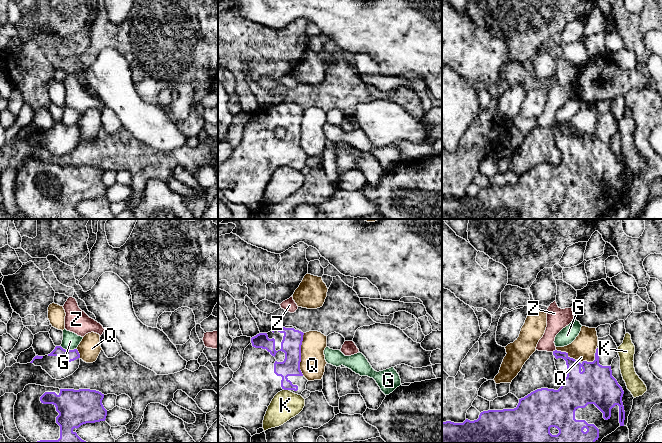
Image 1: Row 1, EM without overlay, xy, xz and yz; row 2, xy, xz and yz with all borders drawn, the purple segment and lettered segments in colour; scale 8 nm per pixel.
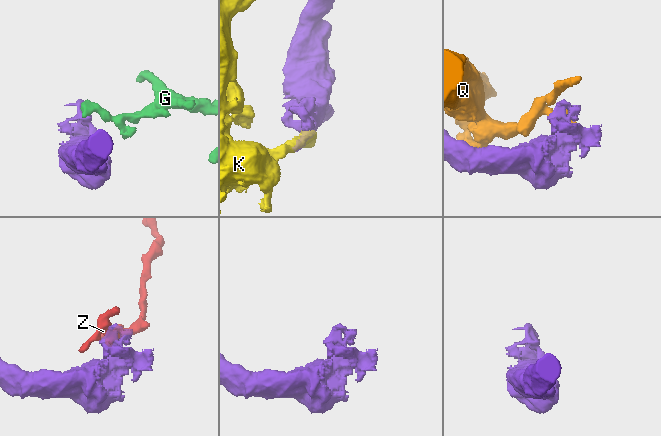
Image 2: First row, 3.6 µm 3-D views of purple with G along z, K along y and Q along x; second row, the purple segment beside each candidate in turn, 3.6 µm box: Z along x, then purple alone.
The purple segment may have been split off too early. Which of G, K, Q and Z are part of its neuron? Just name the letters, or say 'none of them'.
none of them

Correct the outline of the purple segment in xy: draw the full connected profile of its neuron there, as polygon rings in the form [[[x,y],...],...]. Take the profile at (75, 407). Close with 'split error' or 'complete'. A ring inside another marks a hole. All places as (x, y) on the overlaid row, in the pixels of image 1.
[[[28,384],[17,394],[14,405],[14,420],[22,437],[28,443],[88,443],[82,440],[76,430],[83,424],[105,421],[107,410],[102,404],[104,394],[90,389],[59,389],[36,384]]]; split error

